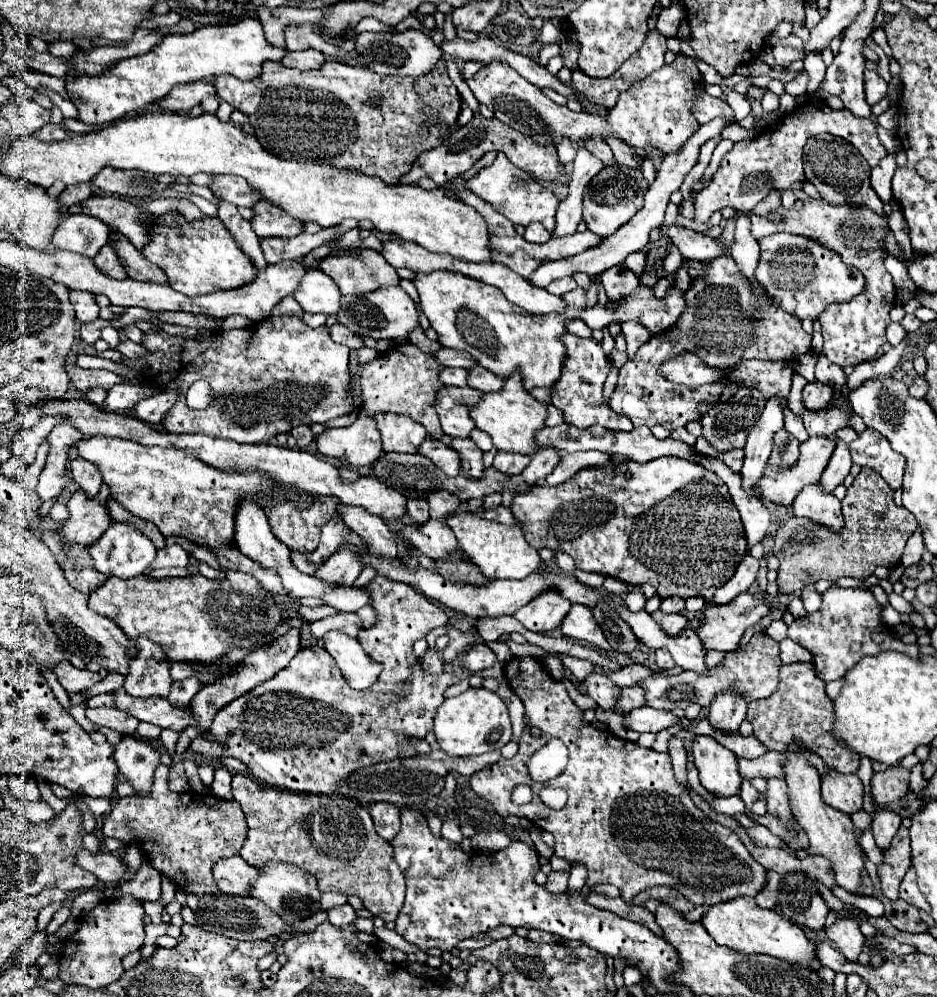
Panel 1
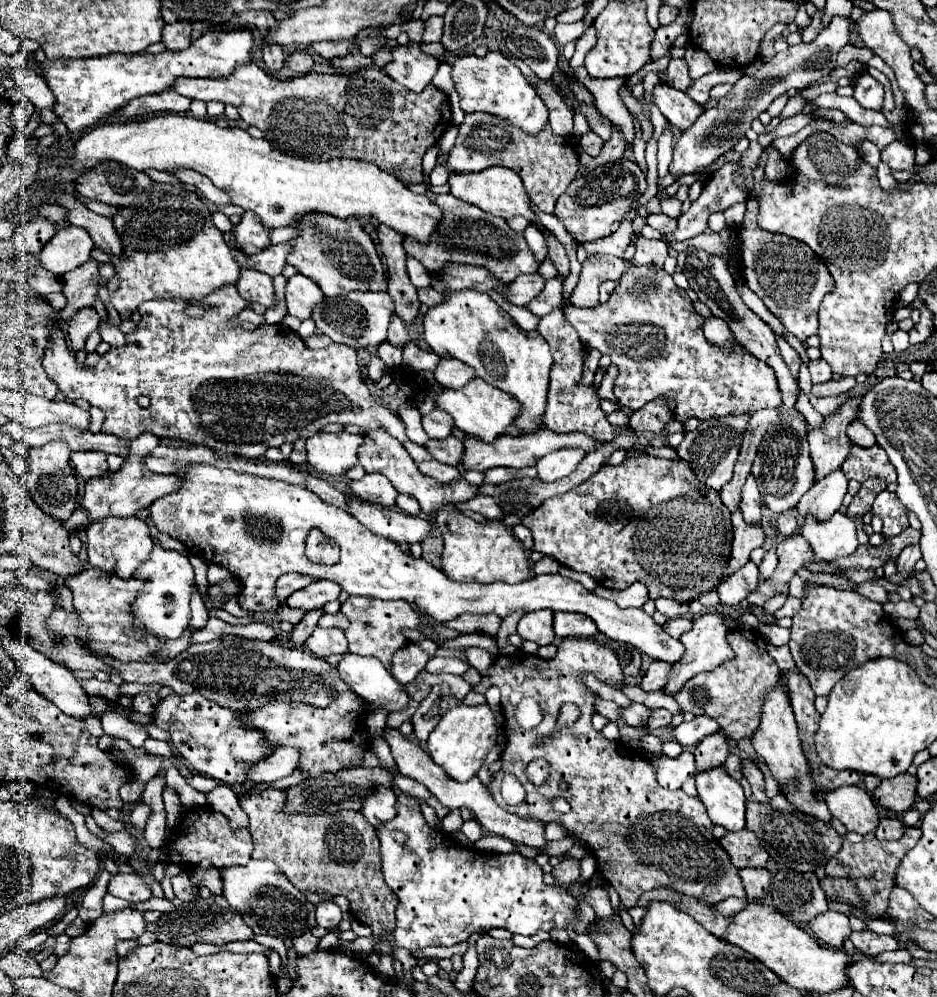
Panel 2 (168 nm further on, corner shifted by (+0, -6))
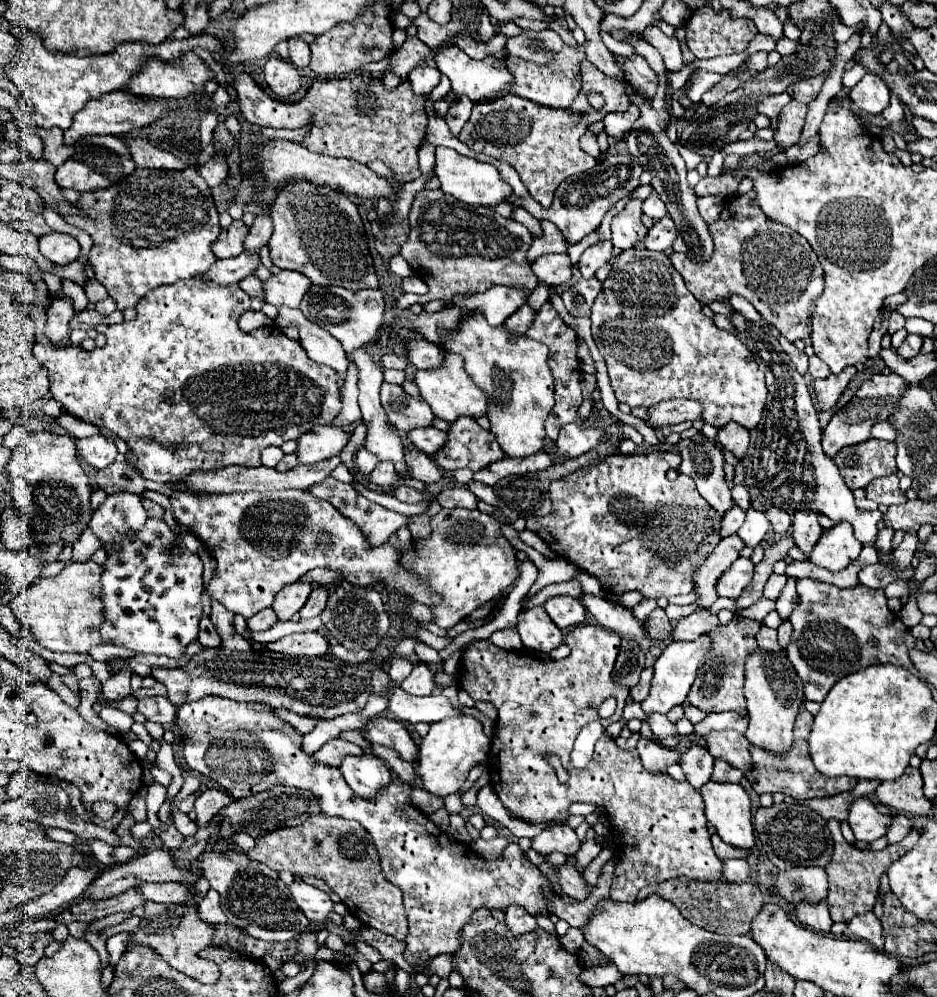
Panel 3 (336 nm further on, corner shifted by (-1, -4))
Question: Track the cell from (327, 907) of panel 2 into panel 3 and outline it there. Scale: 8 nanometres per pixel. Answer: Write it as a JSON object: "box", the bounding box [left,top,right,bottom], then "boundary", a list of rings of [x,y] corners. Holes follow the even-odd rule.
{"box":[288,878,334,922],"boundary":[[[296,878],[288,886],[288,890],[290,890],[292,900],[300,906],[300,910],[312,922],[322,922],[328,916],[328,912],[332,912],[332,908],[334,908],[334,902],[330,900],[330,896],[326,892],[322,892],[314,886],[308,886],[300,878]]]}

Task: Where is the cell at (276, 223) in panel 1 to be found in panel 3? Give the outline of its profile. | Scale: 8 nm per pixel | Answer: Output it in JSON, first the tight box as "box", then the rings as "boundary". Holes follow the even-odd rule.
{"box":[212,220,250,258],"boundary":[[[232,220],[232,224],[224,228],[220,232],[220,238],[216,238],[216,242],[212,244],[212,252],[216,254],[216,258],[234,258],[242,254],[244,252],[242,242],[248,232],[250,228],[242,220]]]}

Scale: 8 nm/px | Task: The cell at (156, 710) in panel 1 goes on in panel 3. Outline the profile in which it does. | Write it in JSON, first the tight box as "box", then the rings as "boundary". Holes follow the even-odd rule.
{"box":[176,696,550,968],"boundary":[[[208,696],[198,702],[182,704],[178,708],[176,724],[182,734],[186,764],[194,772],[200,772],[200,774],[216,780],[222,788],[226,788],[226,792],[230,796],[246,798],[246,796],[264,792],[278,784],[294,786],[294,788],[312,792],[320,802],[322,814],[356,820],[368,830],[368,834],[374,838],[376,850],[380,854],[384,876],[392,884],[396,884],[404,894],[404,908],[406,908],[408,926],[410,926],[408,936],[404,940],[406,942],[404,958],[410,966],[422,968],[434,956],[456,952],[460,948],[460,936],[458,936],[460,928],[466,924],[468,918],[472,918],[474,910],[478,910],[480,906],[486,906],[488,910],[492,910],[492,908],[506,910],[506,906],[518,904],[518,906],[526,908],[532,916],[536,912],[548,914],[544,888],[550,890],[550,886],[548,886],[546,878],[542,876],[542,872],[530,860],[526,860],[526,856],[522,854],[518,844],[512,842],[504,850],[504,856],[498,860],[484,860],[484,858],[476,856],[466,844],[456,842],[456,840],[452,842],[452,838],[446,832],[442,832],[434,822],[430,822],[430,818],[426,814],[416,810],[410,802],[410,790],[412,790],[410,784],[406,784],[404,780],[400,780],[396,776],[384,790],[380,790],[380,794],[376,794],[376,798],[360,798],[346,784],[346,780],[342,778],[342,772],[338,768],[324,766],[322,762],[314,760],[314,756],[310,756],[302,750],[302,734],[296,734],[296,730],[292,726],[288,726],[288,722],[284,722],[282,718],[276,718],[272,706],[264,706],[264,704],[256,704],[256,702],[244,704],[244,702],[232,702],[228,698]]]}

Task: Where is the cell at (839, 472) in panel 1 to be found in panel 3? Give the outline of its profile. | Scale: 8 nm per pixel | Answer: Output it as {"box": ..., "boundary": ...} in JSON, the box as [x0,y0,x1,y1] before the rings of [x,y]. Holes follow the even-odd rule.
{"box":[792,512,824,558],"boundary":[[[798,512],[798,514],[792,516],[792,538],[794,538],[794,544],[802,550],[802,554],[806,558],[812,552],[812,546],[820,540],[822,530],[824,528],[820,526],[816,512]]]}

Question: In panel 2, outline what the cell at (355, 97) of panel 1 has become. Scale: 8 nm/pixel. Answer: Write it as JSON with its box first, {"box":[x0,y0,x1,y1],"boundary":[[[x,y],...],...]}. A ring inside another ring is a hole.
{"box":[173,64,453,184],"boundary":[[[251,64],[251,66],[237,68],[227,78],[191,78],[191,80],[183,78],[183,80],[177,80],[173,84],[173,88],[193,100],[203,100],[203,102],[217,100],[223,104],[237,106],[241,118],[249,126],[259,128],[265,134],[265,140],[275,150],[283,152],[285,156],[305,158],[311,162],[327,162],[333,158],[367,160],[407,184],[423,182],[423,172],[421,172],[423,154],[435,146],[435,142],[443,134],[443,128],[447,130],[453,124],[447,94],[443,94],[433,84],[429,84],[421,94],[415,94],[415,92],[395,84],[395,80],[391,80],[379,68],[363,68],[361,72],[355,72],[355,74],[311,72],[305,76],[279,80],[279,78],[267,74],[263,68]]]}

